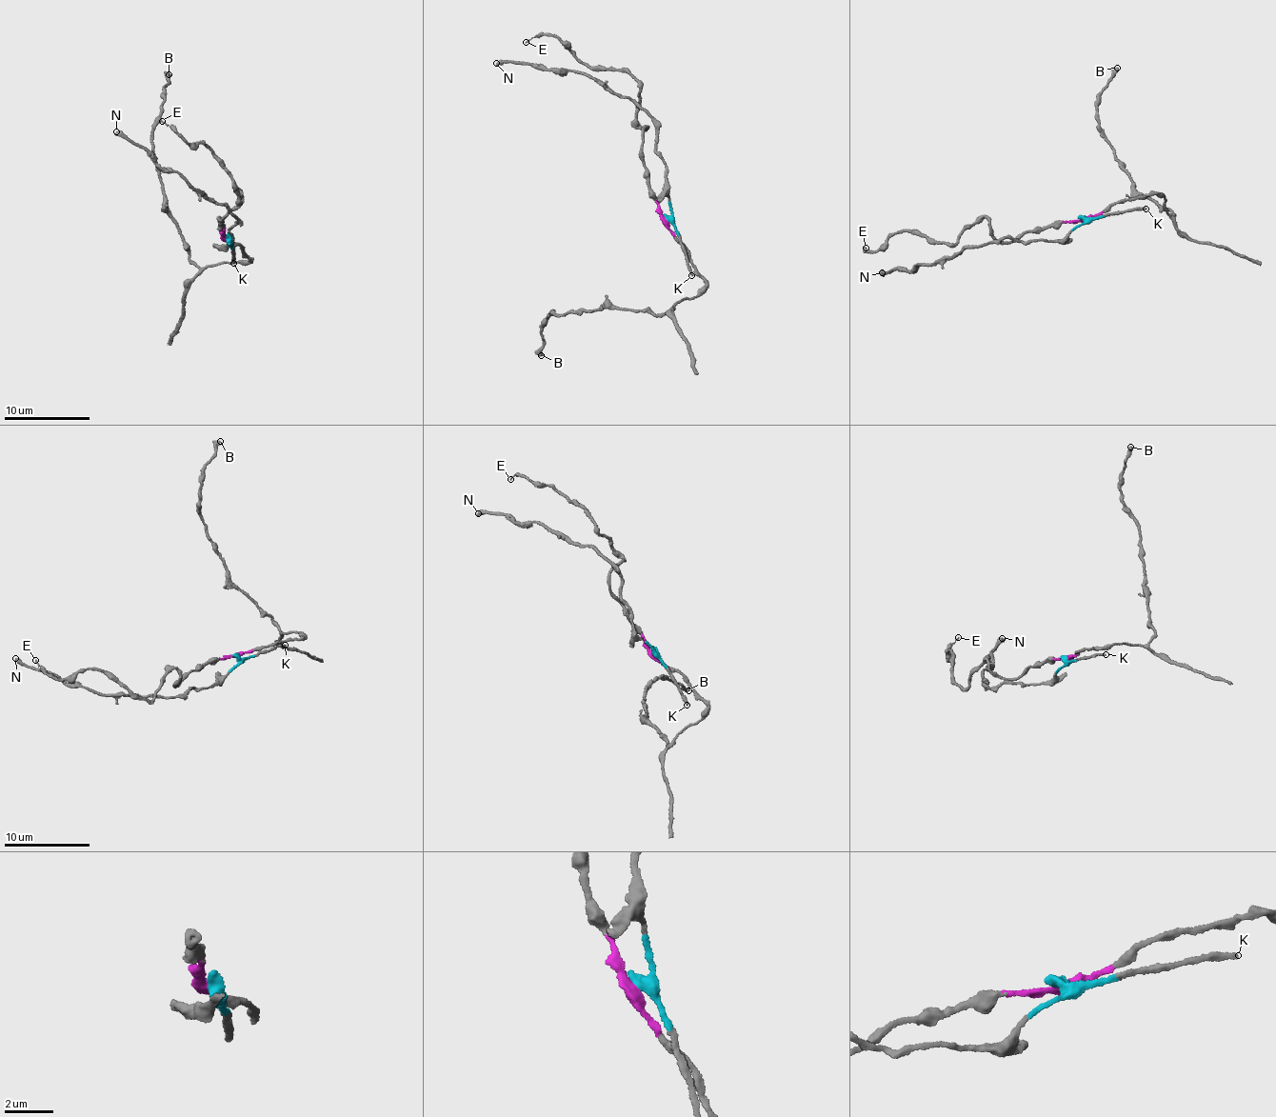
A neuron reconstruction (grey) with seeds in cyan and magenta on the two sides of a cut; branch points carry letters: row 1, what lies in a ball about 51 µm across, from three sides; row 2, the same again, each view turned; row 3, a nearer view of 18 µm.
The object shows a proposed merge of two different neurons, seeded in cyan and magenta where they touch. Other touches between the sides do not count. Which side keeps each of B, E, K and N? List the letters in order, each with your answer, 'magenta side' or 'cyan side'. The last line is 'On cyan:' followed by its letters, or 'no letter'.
B: magenta side
E: magenta side
K: cyan side
N: cyan side
On cyan: K, N

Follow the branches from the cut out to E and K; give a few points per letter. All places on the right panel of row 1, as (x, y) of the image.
E: (1084, 219), (1054, 221), (1007, 242), (994, 238), (983, 218), (951, 247), (903, 230), (874, 252), (866, 247)
K: (1084, 219), (1095, 219), (1129, 209), (1146, 209)

